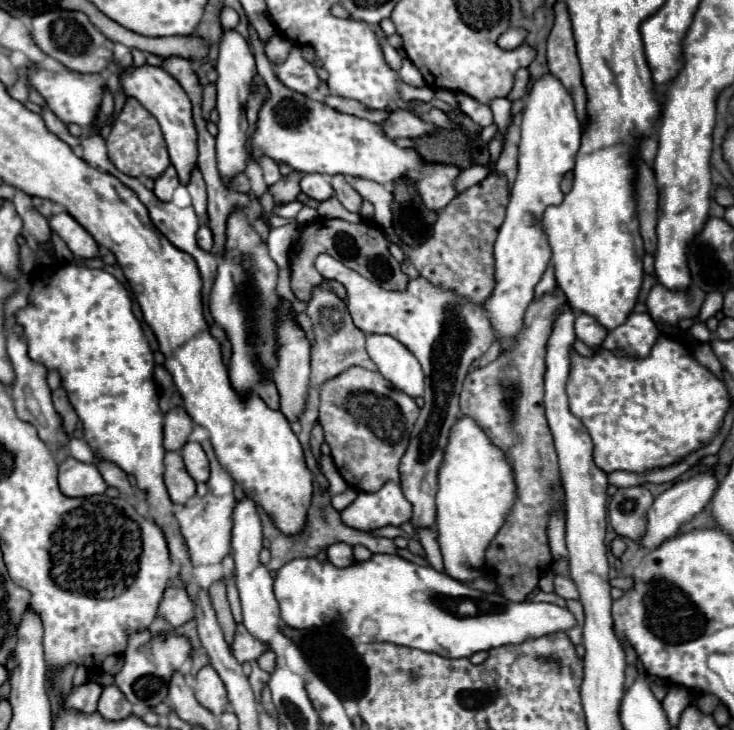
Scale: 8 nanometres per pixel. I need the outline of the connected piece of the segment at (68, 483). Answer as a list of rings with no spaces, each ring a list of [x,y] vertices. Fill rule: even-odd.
[[[67,456],[59,464],[59,490],[65,496],[69,498],[93,496],[93,494],[103,494],[105,488],[107,484],[101,478],[97,466],[77,462],[71,456]]]

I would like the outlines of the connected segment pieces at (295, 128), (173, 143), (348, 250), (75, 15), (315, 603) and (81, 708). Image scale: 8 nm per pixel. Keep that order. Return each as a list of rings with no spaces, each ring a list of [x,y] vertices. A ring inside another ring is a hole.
[[[251,26],[249,34],[255,46],[257,72],[263,76],[269,88],[269,98],[261,106],[257,126],[251,134],[255,162],[267,156],[275,164],[287,164],[291,170],[299,174],[343,174],[367,178],[379,184],[393,184],[399,178],[407,178],[417,186],[423,202],[431,210],[443,210],[455,198],[453,180],[457,178],[459,168],[445,164],[427,164],[413,148],[399,148],[393,140],[389,140],[383,134],[381,124],[371,124],[369,120],[337,112],[335,108],[323,102],[311,100],[295,90],[289,90],[273,74],[273,66],[263,52],[263,42],[257,38]]]
[[[129,66],[119,70],[119,82],[121,82],[121,90],[125,96],[131,96],[135,100],[139,100],[161,124],[165,142],[167,142],[167,150],[169,150],[169,158],[171,164],[177,170],[179,182],[187,184],[187,180],[191,180],[191,168],[197,168],[197,130],[195,130],[195,122],[193,122],[193,112],[191,112],[191,100],[185,94],[185,90],[181,88],[181,84],[167,74],[163,68],[157,66]]]
[[[317,218],[301,230],[301,236],[295,244],[295,254],[291,260],[291,288],[299,300],[307,302],[311,298],[311,288],[315,288],[321,282],[321,276],[315,270],[315,258],[319,254],[329,254],[343,266],[359,272],[363,278],[379,284],[385,290],[403,290],[409,278],[401,272],[399,262],[389,254],[387,246],[389,242],[385,234],[373,224],[351,224],[339,218]]]
[[[51,10],[37,14],[33,18],[33,32],[31,32],[35,44],[49,54],[51,58],[59,60],[63,66],[67,66],[73,72],[81,74],[93,74],[103,72],[107,64],[113,60],[113,42],[107,40],[83,12],[71,12],[71,10]]]
[[[373,554],[369,560],[353,562],[347,568],[337,568],[331,562],[321,562],[319,558],[295,558],[277,572],[273,590],[281,608],[281,618],[291,628],[301,630],[339,624],[343,634],[357,644],[391,642],[423,652],[435,652],[445,658],[471,658],[479,650],[489,650],[505,644],[521,644],[523,640],[533,640],[553,632],[565,632],[575,626],[575,618],[567,608],[559,608],[547,602],[511,602],[501,594],[487,594],[469,588],[431,566],[413,564],[397,554]]]
[[[83,684],[79,688],[75,688],[75,692],[71,692],[65,700],[65,708],[73,708],[77,712],[83,712],[83,714],[93,714],[97,710],[97,700],[101,696],[101,686],[99,684]]]

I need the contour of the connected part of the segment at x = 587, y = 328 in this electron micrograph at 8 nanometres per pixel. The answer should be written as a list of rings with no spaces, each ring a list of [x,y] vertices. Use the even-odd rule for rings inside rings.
[[[577,314],[577,318],[575,318],[575,334],[577,334],[577,338],[581,342],[595,348],[595,346],[603,344],[603,340],[607,336],[607,330],[603,326],[599,326],[591,316]]]

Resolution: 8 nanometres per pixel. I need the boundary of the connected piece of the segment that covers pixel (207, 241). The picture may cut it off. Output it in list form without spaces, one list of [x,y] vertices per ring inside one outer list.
[[[203,224],[201,228],[199,228],[199,232],[197,232],[197,244],[199,244],[199,248],[203,250],[203,252],[209,252],[211,250],[211,246],[213,246],[213,236],[211,236],[211,230]]]

